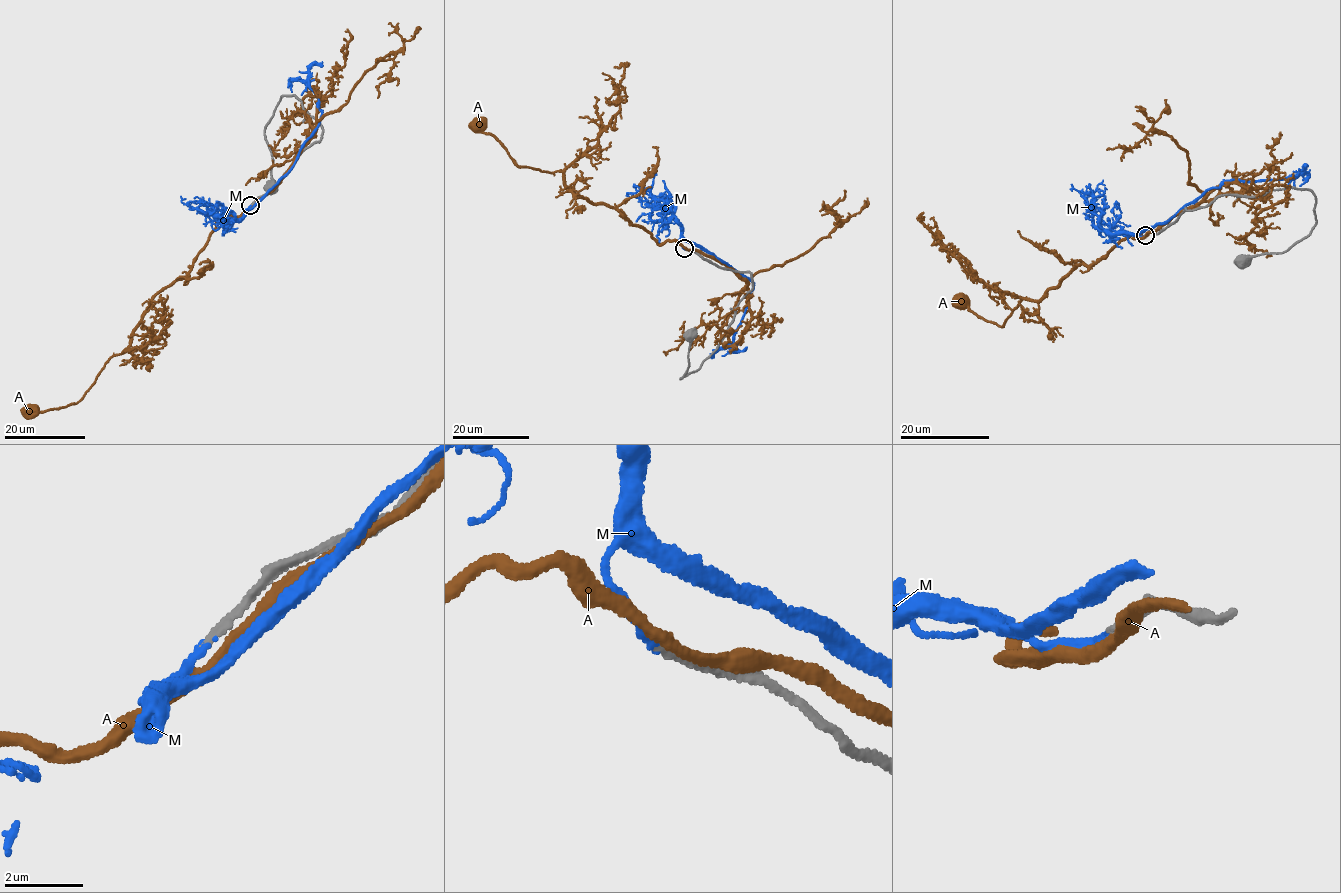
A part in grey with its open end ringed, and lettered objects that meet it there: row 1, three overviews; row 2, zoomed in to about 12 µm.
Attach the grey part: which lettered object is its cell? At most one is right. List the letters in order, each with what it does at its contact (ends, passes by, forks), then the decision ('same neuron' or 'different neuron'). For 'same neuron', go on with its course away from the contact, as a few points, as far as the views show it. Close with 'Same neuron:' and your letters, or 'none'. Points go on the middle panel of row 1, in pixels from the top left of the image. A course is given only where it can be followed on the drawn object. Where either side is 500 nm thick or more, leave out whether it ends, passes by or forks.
A: it passes by | different neuron
M: it ends | same neuron | via (685, 248), (680, 238), (726, 263), (752, 282), (734, 340), (714, 353)
Same neuron: M

